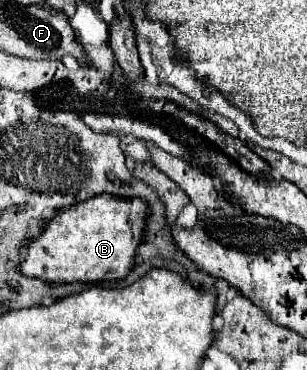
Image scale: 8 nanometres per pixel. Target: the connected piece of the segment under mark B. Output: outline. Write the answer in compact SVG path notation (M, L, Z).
M100 194L86 202L58 210L56 216L46 222L42 234L30 242L28 254L18 266L20 274L44 280L48 284L94 284L126 278L134 266L136 248L142 242L146 218L144 206L146 202L138 198L126 200L110 194Z

